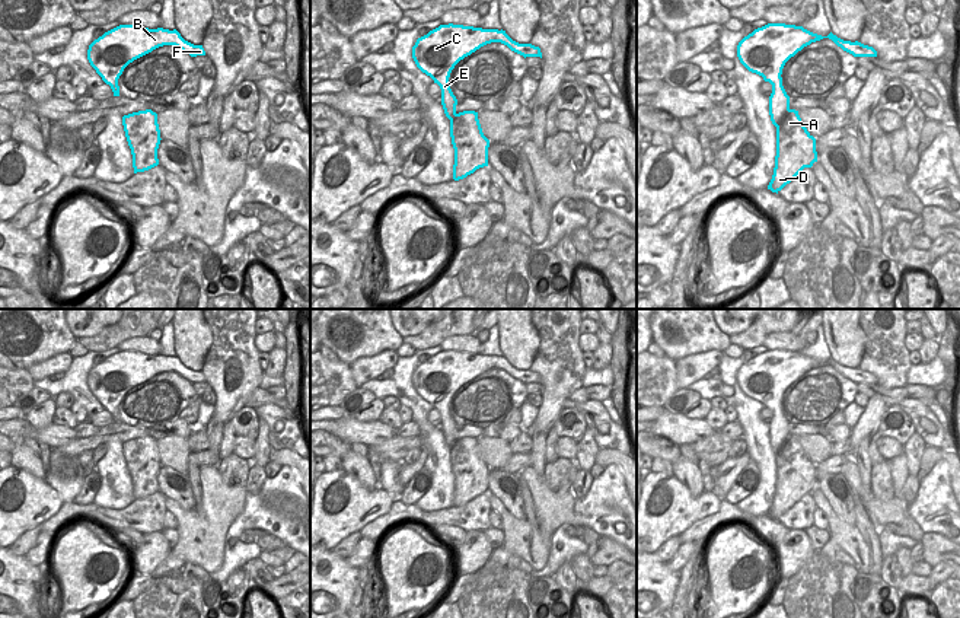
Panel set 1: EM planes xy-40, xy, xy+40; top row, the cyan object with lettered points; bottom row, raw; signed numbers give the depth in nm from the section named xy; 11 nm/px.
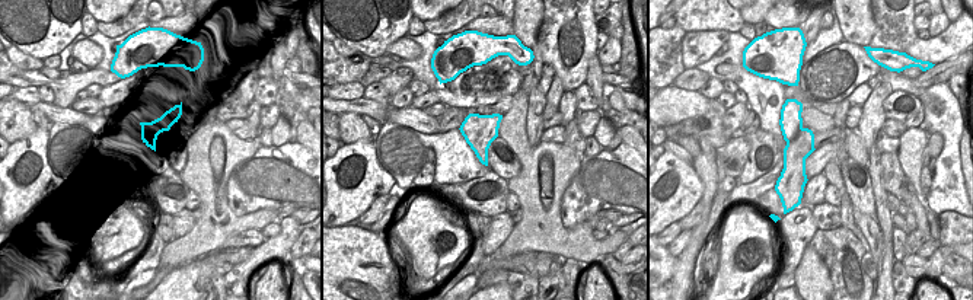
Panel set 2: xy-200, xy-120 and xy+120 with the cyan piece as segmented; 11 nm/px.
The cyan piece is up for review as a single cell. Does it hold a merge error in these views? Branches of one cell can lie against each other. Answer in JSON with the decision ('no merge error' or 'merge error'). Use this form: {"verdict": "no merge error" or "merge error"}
{"verdict": "merge error"}

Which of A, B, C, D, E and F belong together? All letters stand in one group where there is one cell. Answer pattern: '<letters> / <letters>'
A D / B C E F

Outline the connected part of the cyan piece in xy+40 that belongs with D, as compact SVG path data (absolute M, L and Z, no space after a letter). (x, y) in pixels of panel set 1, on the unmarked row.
M790 436L776 453L775 494L768 516L778 520L814 488L817 488L816 465L804 453L798 437Z

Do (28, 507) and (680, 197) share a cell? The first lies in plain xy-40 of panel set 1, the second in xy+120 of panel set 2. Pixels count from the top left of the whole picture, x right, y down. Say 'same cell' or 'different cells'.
same cell

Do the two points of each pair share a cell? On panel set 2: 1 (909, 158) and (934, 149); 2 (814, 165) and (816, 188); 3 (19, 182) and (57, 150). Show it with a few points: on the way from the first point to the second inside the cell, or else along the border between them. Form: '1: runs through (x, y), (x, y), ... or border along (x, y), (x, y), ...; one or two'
1: border along (928, 136), (925, 144); two
2: border along (822, 171), (809, 179); two
3: border along (48, 131), (47, 162), (66, 182), (66, 187); two

